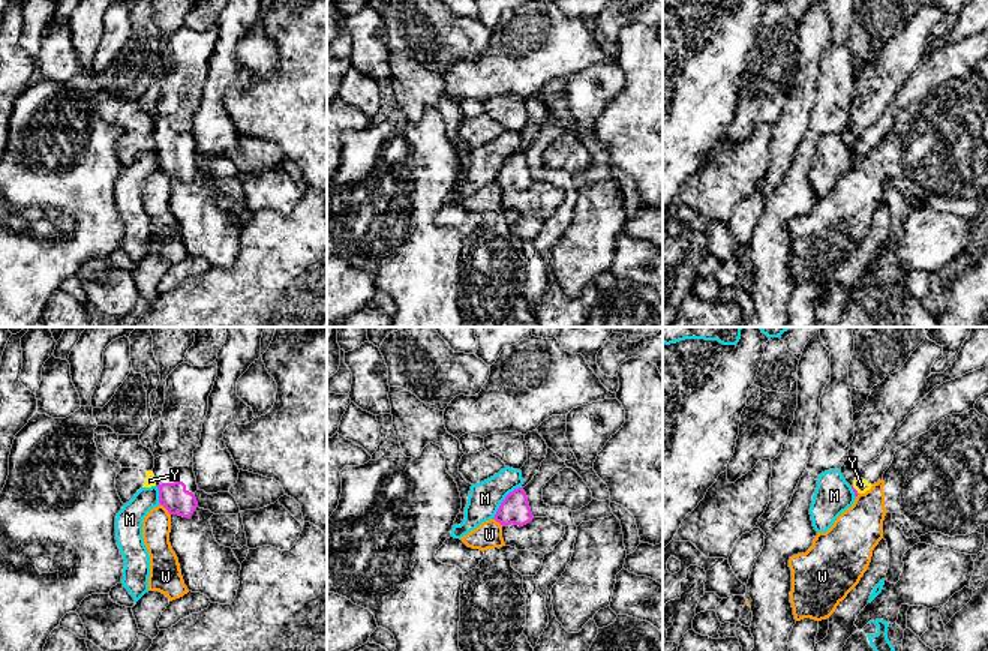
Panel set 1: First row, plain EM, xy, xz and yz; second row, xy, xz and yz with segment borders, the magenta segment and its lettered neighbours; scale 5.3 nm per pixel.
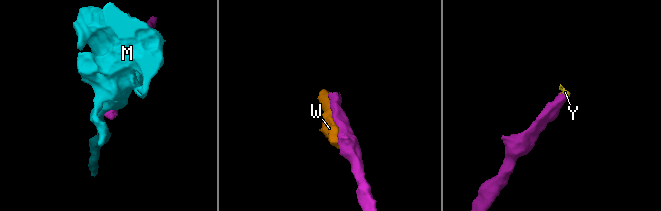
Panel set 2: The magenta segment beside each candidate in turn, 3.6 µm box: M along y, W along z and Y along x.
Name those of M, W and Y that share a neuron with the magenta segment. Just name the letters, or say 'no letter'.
no letter

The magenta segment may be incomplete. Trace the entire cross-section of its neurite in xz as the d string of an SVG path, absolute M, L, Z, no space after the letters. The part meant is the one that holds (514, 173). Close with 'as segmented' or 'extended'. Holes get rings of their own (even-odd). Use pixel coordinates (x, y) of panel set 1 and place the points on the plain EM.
M517 152L505 160L493 183L502 190L510 188L523 190L534 183L523 152Z; as segmented

